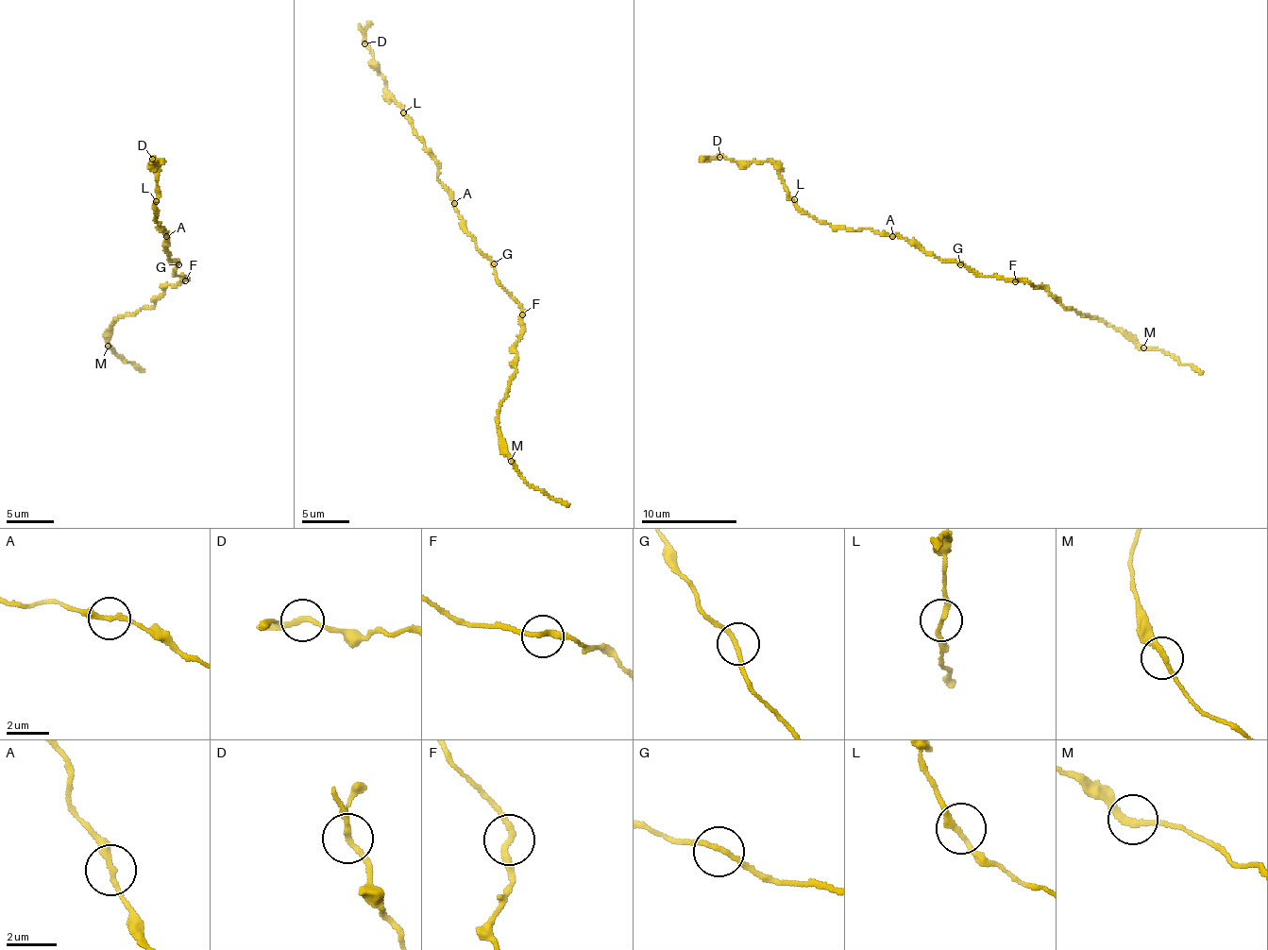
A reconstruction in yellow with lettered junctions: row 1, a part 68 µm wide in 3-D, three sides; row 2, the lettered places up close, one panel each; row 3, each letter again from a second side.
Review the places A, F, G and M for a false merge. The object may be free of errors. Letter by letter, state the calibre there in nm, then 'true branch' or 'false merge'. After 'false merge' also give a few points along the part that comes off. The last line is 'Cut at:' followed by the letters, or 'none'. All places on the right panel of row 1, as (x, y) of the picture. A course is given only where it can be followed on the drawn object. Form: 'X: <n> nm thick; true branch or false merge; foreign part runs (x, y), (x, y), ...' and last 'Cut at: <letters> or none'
A: 240 nm thick; true branch
F: 240 nm thick; true branch
G: 190 nm thick; true branch
M: 220 nm thick; true branch
Cut at: none

